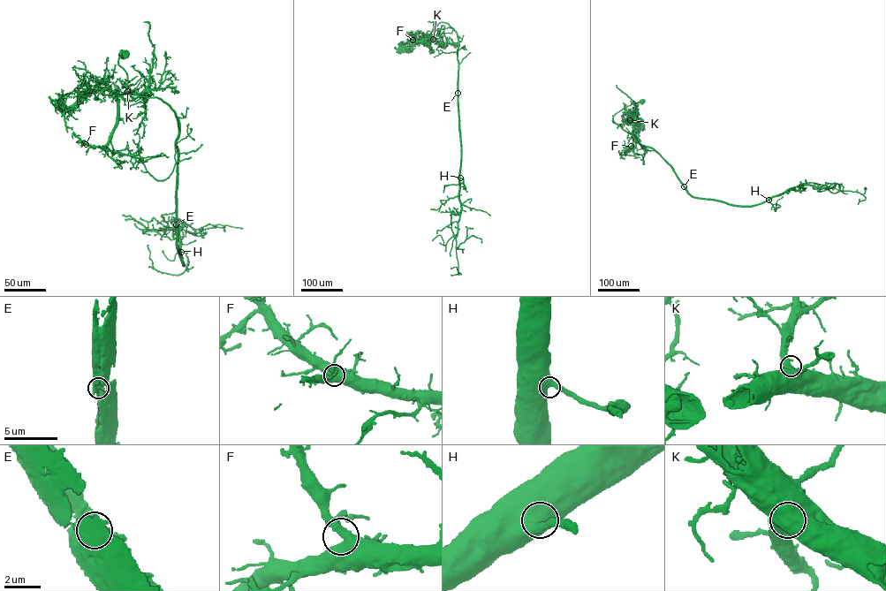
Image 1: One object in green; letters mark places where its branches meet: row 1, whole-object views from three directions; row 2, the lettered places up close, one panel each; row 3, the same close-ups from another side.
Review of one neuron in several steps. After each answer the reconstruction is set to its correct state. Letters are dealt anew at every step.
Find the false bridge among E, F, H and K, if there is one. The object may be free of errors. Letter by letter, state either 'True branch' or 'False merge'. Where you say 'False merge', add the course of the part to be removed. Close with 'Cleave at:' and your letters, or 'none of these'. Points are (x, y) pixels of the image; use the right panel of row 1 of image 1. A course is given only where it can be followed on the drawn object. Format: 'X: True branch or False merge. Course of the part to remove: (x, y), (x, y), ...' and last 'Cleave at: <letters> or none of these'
E: True branch
F: True branch
H: True branch
K: True branch
Cleave at: none of these

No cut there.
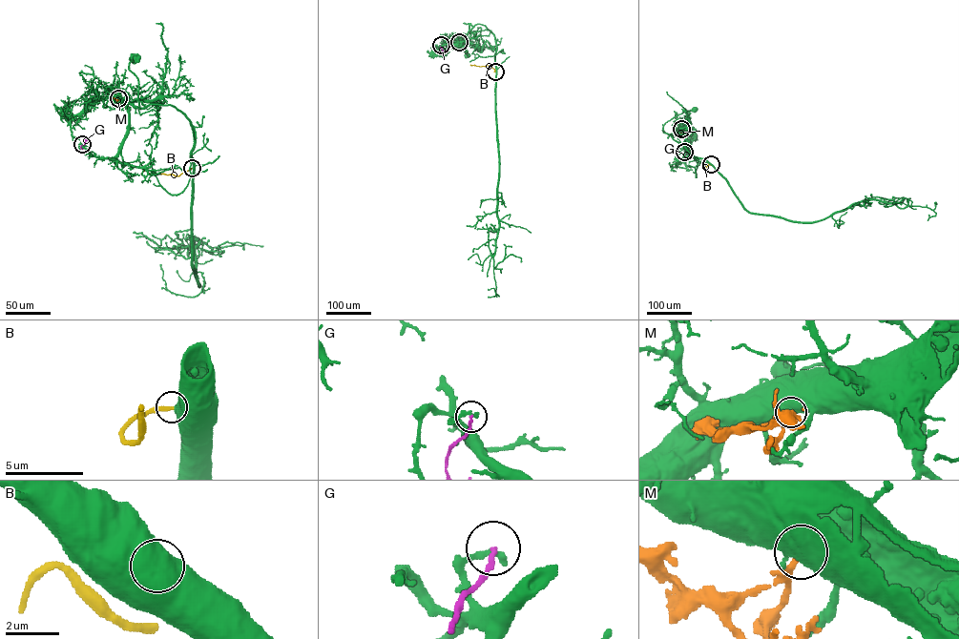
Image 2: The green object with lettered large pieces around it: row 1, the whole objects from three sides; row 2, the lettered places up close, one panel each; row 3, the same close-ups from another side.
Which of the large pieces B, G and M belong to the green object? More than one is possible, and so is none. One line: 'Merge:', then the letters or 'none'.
Merge: B

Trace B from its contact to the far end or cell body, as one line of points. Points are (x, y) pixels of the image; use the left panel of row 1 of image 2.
B: (192, 168), (179, 175), (150, 174), (145, 171), (141, 175)

